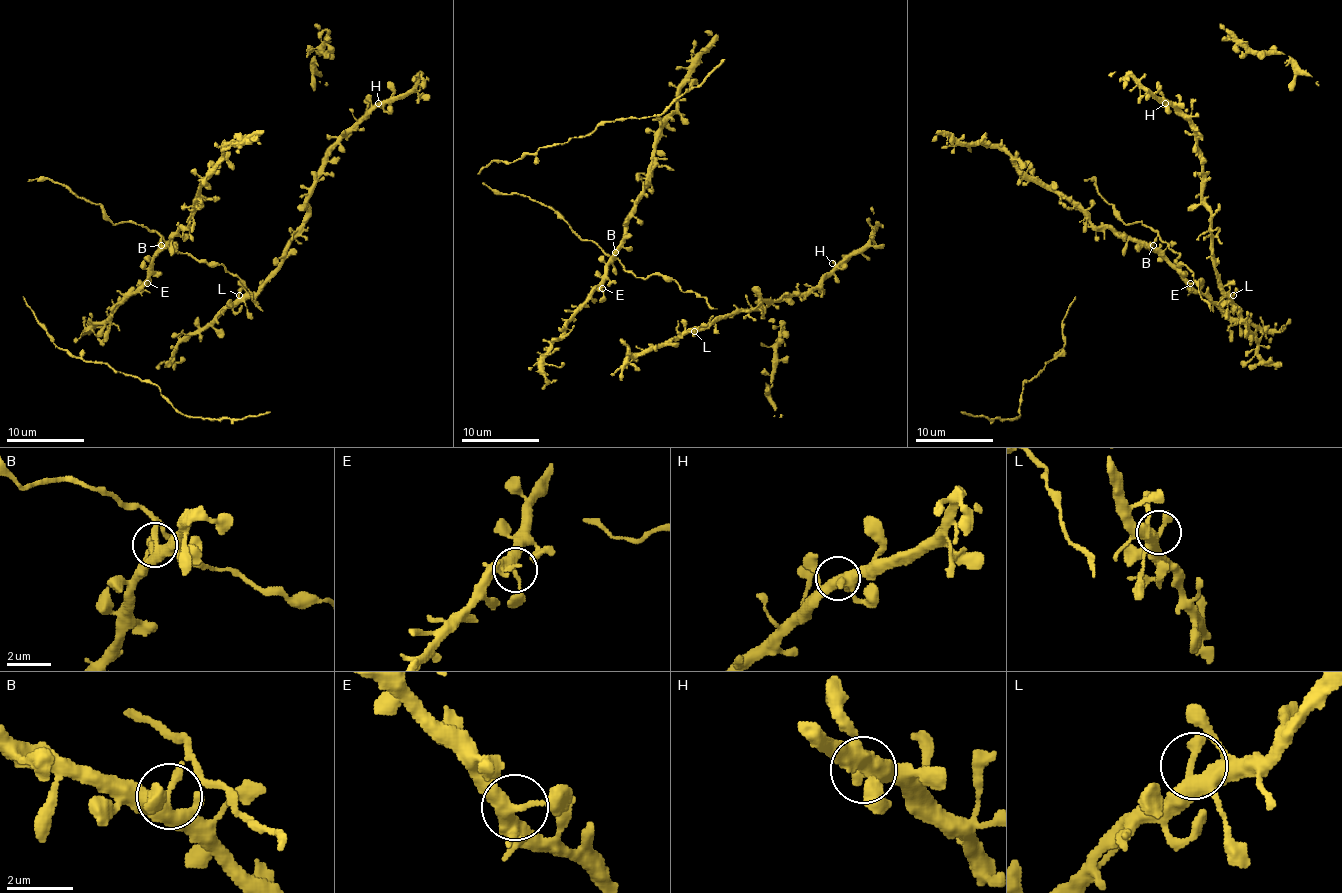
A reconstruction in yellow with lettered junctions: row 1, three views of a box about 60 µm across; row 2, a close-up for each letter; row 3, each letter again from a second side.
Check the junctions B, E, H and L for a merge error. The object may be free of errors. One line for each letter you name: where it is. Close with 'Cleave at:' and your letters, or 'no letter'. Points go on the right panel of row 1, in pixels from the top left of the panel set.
B: at (1153, 245)
Cleave at: B

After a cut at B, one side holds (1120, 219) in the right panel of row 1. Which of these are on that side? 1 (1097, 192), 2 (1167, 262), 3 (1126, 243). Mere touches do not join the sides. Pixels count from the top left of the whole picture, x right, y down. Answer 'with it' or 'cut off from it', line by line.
1: with it
2: cut off from it
3: cut off from it

